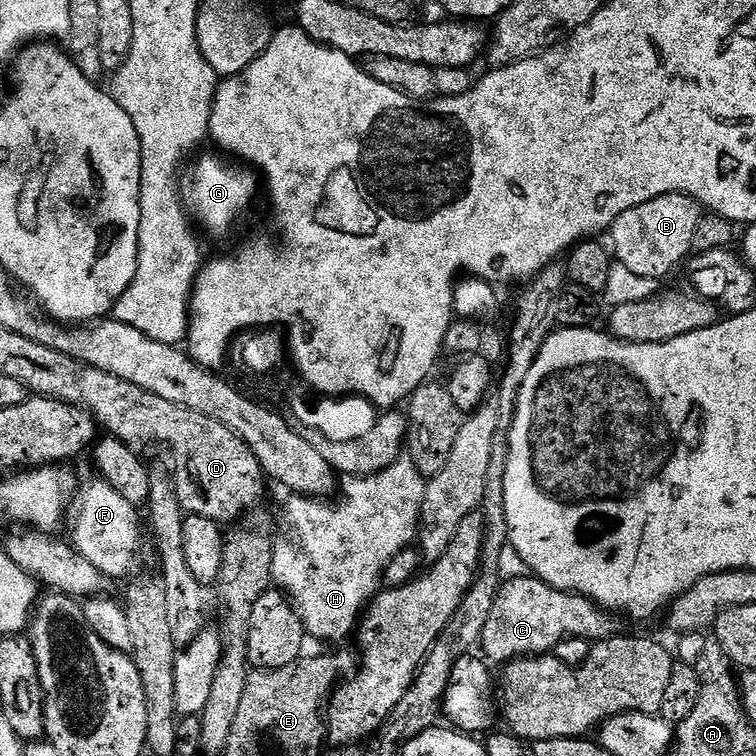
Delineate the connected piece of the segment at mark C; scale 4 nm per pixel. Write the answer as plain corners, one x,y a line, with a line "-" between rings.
531,574
523,575
501,583
494,610
490,610
490,618
484,627
482,648
488,651
487,659
493,665
504,666
521,656
543,656
570,638
589,642
607,640
617,631
612,621
615,619
587,596
563,592

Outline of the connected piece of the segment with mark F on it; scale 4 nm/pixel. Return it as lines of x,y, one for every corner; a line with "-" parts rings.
103,478
95,479
84,489
81,487
75,497
74,511
70,516
70,543
78,554
82,554
102,574
108,576
112,582
118,582
123,576
131,577
137,571
136,555
139,554
140,543
144,540
144,532
140,529
140,512
136,506
126,502
114,486

